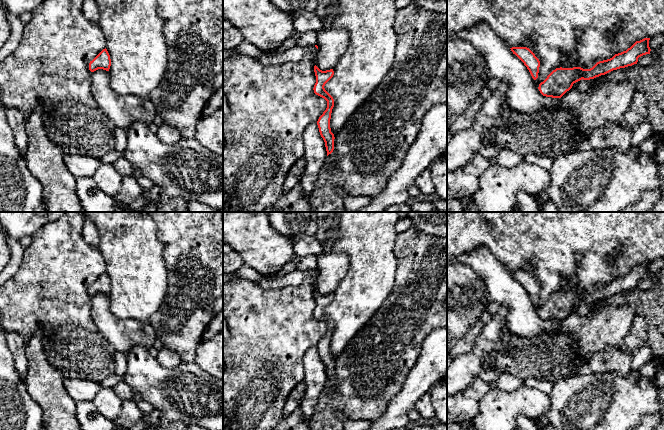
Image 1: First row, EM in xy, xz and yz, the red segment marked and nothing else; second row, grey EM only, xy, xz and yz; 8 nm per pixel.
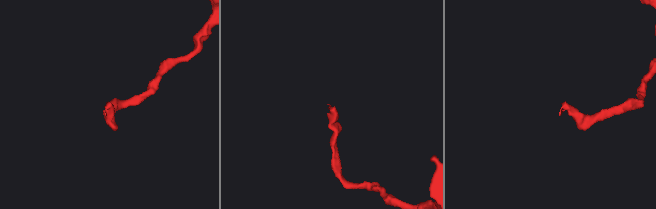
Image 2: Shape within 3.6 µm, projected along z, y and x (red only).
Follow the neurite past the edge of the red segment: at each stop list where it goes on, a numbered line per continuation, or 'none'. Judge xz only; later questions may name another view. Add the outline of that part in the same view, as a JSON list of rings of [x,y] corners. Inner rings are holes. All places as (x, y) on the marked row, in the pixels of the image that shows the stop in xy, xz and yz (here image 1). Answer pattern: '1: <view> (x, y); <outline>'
1: xz (296, 53); [[[294,46],[284,52],[273,54],[270,56],[257,57],[263,65],[280,65],[286,62],[297,62],[307,55],[317,55],[318,49],[312,46]]]

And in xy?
none

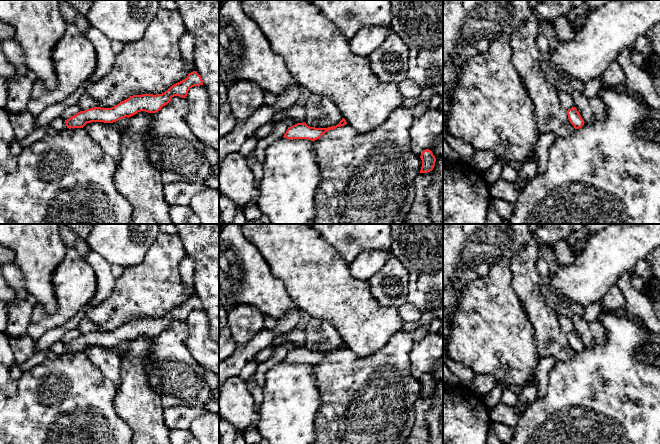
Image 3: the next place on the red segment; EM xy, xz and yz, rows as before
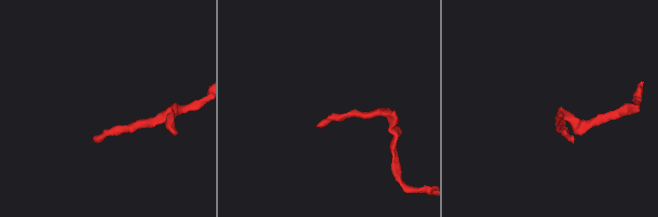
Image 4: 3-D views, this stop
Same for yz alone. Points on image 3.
none

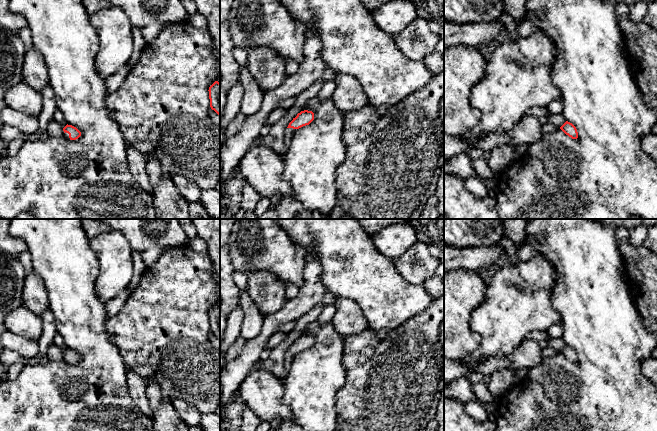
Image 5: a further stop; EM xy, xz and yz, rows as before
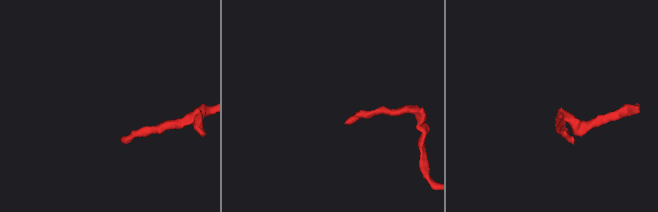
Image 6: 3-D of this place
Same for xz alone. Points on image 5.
1: xz (289, 132); [[[287,128],[285,130],[285,133],[284,133],[284,144],[285,144],[285,151],[283,153],[278,153],[279,156],[283,159],[288,147],[290,146],[290,143],[292,141],[292,136],[294,134],[296,129],[293,129],[293,128]]]

